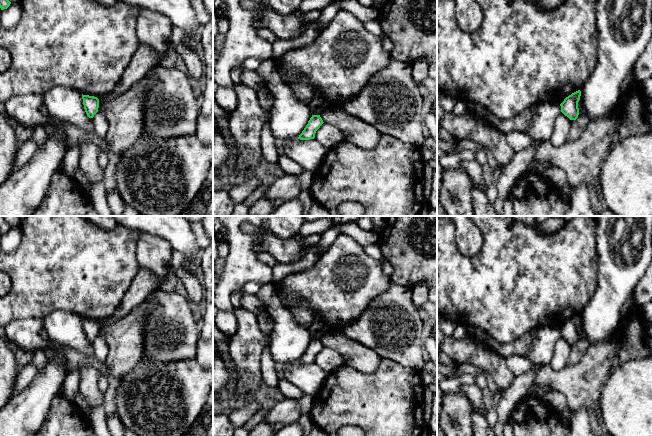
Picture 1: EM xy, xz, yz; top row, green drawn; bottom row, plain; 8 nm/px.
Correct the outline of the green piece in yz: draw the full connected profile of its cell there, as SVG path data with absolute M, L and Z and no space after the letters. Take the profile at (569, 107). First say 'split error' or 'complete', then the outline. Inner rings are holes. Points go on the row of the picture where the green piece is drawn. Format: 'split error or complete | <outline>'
complete | M578 90L564 99L560 104L561 112L570 120L576 120L579 115L578 102L580 100L581 91Z

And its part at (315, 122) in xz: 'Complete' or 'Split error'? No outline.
Complete

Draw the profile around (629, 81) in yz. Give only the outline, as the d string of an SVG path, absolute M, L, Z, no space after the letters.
M633 69L630 71L630 73L627 75L626 79L622 83L621 92L627 91L631 86L633 86L634 79L635 79L635 74L634 74L634 69Z

